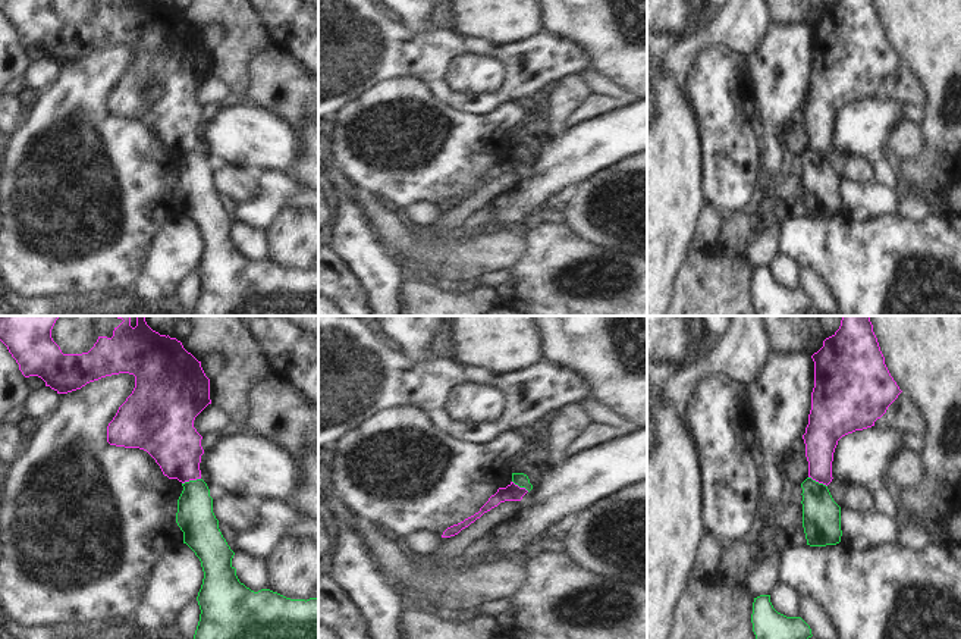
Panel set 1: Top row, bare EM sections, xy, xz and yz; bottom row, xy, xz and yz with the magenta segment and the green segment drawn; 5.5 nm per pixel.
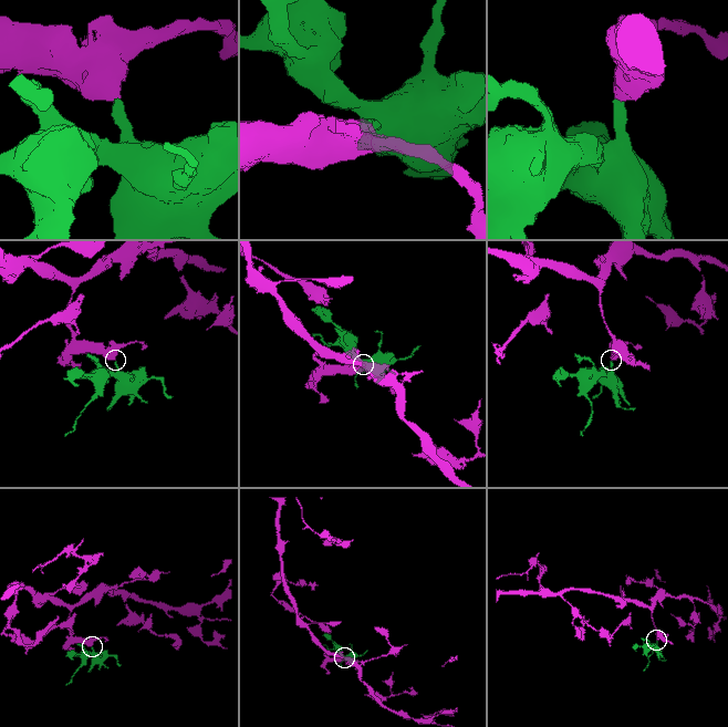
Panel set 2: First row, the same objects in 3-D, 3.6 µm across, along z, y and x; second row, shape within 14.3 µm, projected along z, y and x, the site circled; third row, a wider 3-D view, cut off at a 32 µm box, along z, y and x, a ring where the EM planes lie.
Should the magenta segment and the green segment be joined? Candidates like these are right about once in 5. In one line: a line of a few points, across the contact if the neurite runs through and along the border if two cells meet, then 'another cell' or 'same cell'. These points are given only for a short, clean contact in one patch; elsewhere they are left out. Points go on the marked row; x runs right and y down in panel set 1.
xy (200, 478), (182, 484) | another cell

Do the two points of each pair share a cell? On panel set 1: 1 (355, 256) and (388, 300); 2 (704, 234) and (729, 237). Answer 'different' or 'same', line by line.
1: same
2: different

